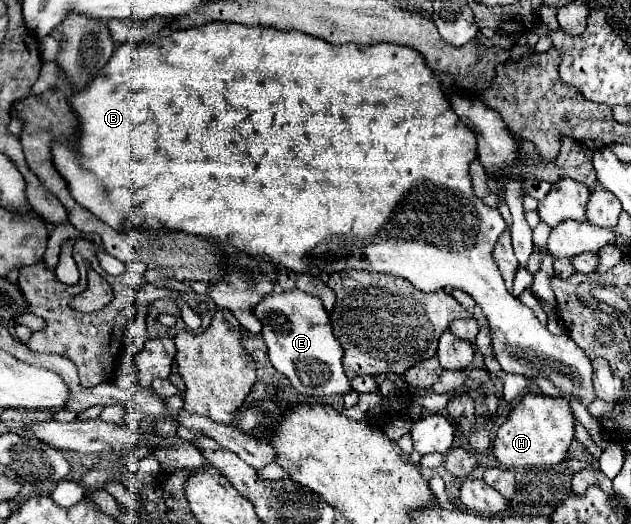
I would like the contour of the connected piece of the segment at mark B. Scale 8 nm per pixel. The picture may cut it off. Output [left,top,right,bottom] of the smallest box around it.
[52,21,596,407]

